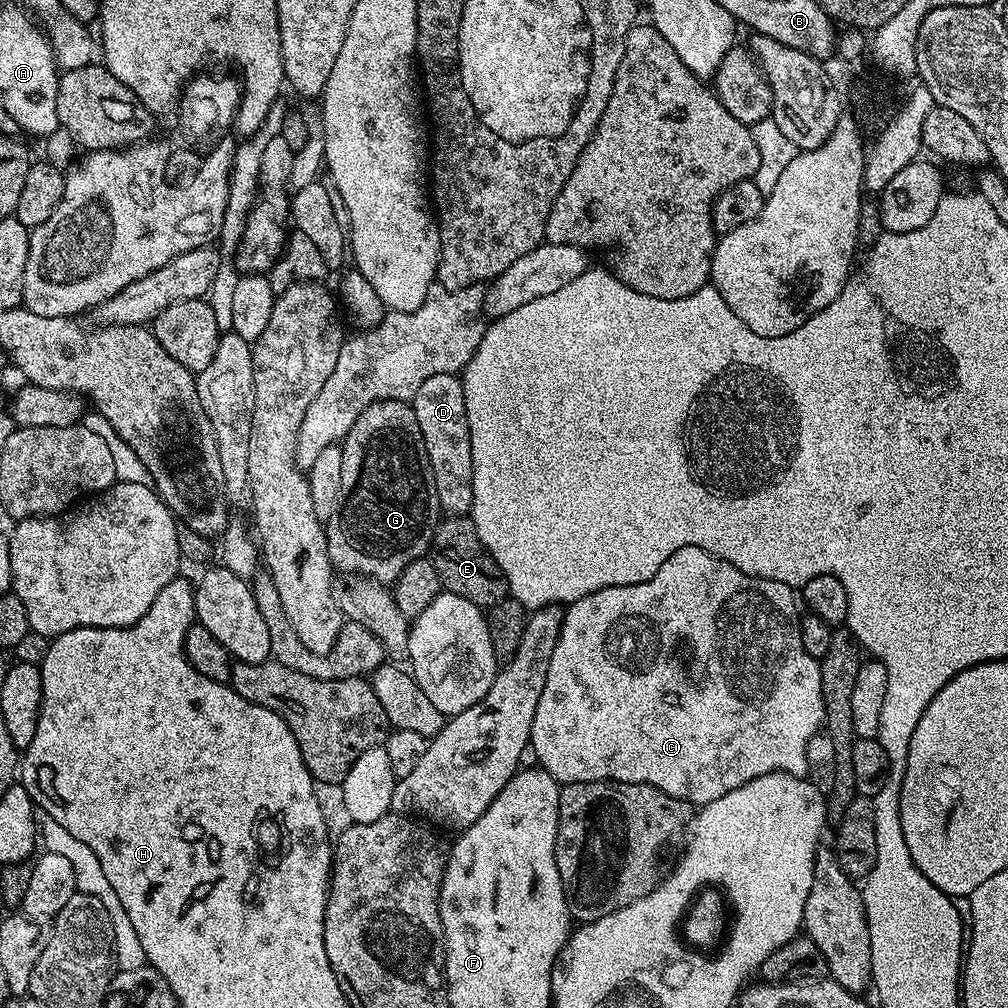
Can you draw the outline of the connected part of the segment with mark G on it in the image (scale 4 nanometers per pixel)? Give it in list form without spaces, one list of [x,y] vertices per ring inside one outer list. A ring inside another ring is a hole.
[[[379,400],[366,406],[342,441],[342,498],[338,498],[338,510],[334,510],[326,522],[328,553],[333,569],[337,573],[367,576],[370,580],[391,586],[410,562],[421,559],[431,549],[432,536],[441,519],[430,458],[411,403],[406,400]]]

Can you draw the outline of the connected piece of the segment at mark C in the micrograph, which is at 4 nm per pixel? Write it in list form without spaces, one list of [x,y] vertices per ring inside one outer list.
[[[686,546],[682,550],[670,554],[670,558],[666,558],[666,562],[662,562],[662,566],[658,566],[658,574],[654,574],[654,578],[650,578],[646,582],[638,582],[630,586],[606,586],[602,590],[594,590],[594,594],[586,594],[581,600],[575,600],[573,604],[567,605],[558,644],[554,646],[554,654],[550,654],[550,670],[546,670],[546,686],[542,686],[542,698],[538,698],[538,710],[534,710],[530,752],[531,755],[536,755],[535,763],[539,767],[546,769],[562,786],[577,784],[578,782],[594,782],[595,780],[649,784],[674,798],[685,800],[687,804],[693,806],[703,806],[714,802],[714,798],[722,798],[722,794],[730,794],[730,790],[734,790],[762,774],[782,771],[789,772],[795,776],[804,776],[808,770],[810,738],[814,738],[814,734],[825,727],[825,720],[820,661],[810,658],[810,654],[806,654],[806,650],[802,647],[802,634],[800,633],[801,615],[797,593],[790,586],[786,586],[782,582],[770,582],[766,578],[758,578],[757,576],[746,574],[742,570],[735,568],[730,562],[726,562],[717,556],[711,556],[709,552],[702,550],[698,546]]]

